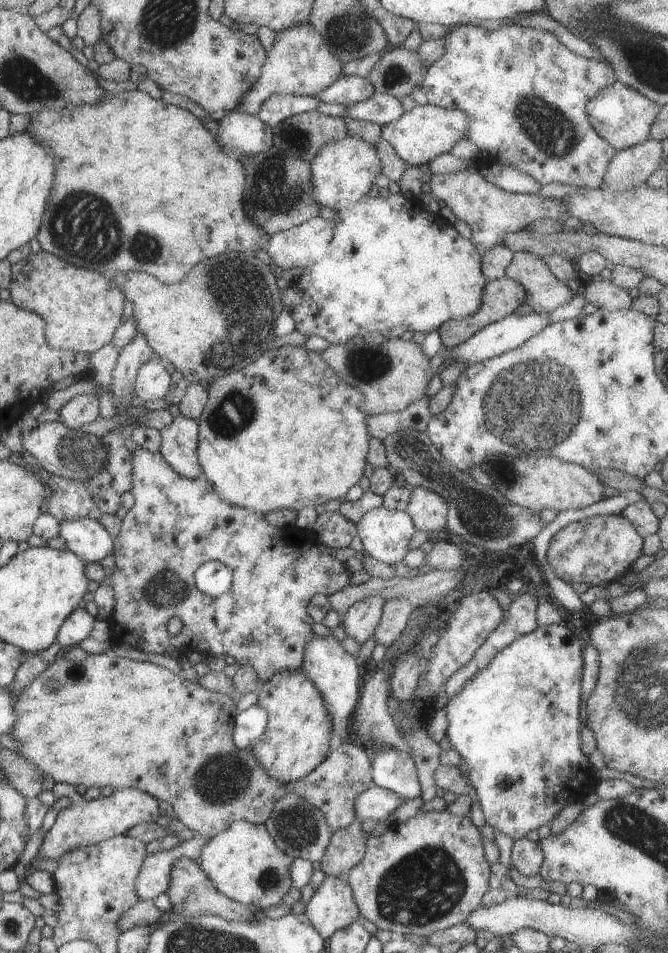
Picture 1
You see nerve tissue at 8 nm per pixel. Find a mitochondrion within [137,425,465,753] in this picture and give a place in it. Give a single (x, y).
(167, 589)

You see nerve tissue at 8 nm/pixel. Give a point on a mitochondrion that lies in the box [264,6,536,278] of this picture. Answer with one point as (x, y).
(347, 35)

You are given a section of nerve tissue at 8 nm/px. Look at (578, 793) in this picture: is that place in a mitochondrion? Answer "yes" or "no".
no

